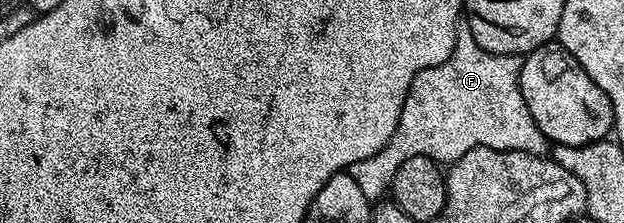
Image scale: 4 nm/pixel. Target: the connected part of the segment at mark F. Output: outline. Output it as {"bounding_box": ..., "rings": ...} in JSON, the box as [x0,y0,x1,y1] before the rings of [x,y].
{"bounding_box":[349,24,549,204],"rings":[[[465,24],[460,25],[453,52],[449,52],[449,60],[445,60],[445,64],[437,64],[433,68],[417,72],[413,84],[409,84],[409,92],[401,108],[401,120],[397,120],[397,128],[393,136],[389,136],[385,148],[369,156],[369,160],[357,160],[357,164],[349,167],[349,173],[361,188],[361,193],[373,204],[378,203],[390,191],[393,176],[397,176],[397,168],[401,168],[401,164],[405,164],[409,156],[425,156],[440,164],[450,164],[478,146],[546,155],[549,149],[547,138],[541,128],[537,128],[529,112],[529,104],[525,104],[525,96],[521,96],[519,73],[522,67],[522,57],[485,52],[485,48],[481,48],[481,44],[473,40],[471,29]]]}

